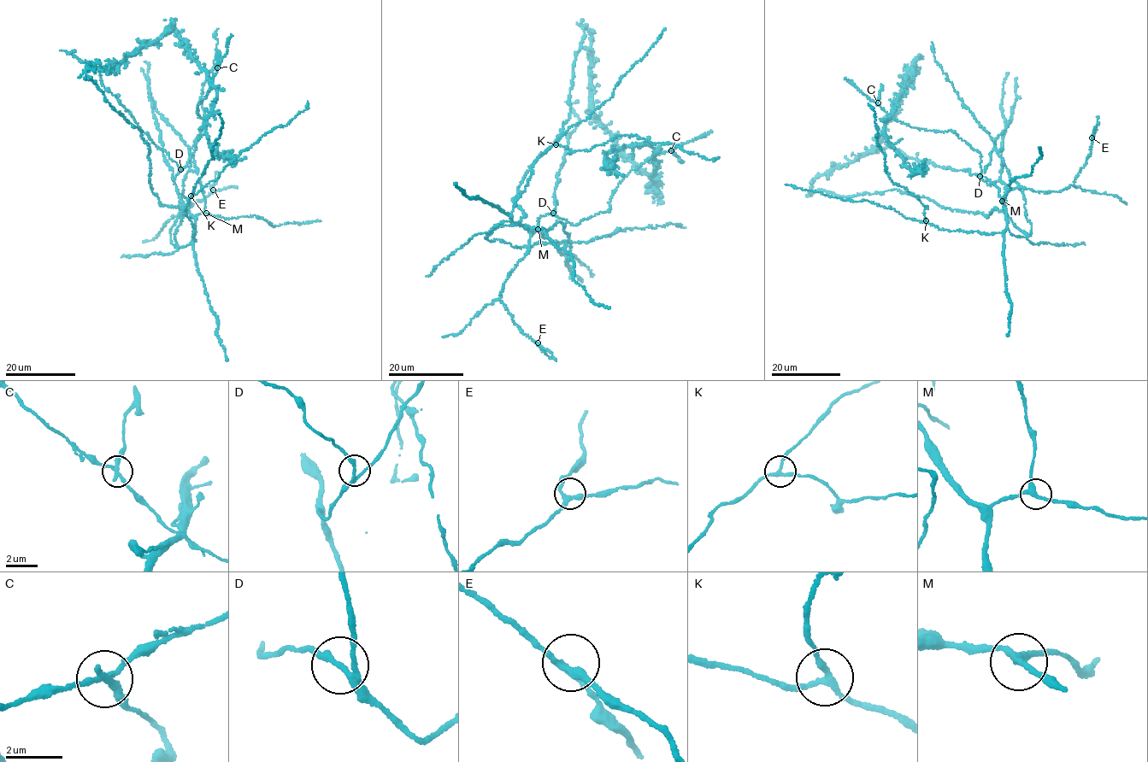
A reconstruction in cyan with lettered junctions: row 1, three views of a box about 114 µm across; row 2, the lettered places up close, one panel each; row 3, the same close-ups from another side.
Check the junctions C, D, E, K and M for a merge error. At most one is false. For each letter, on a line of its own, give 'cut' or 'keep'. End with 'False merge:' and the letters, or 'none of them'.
C: cut
D: keep
E: keep
K: keep
M: keep
False merge: C

